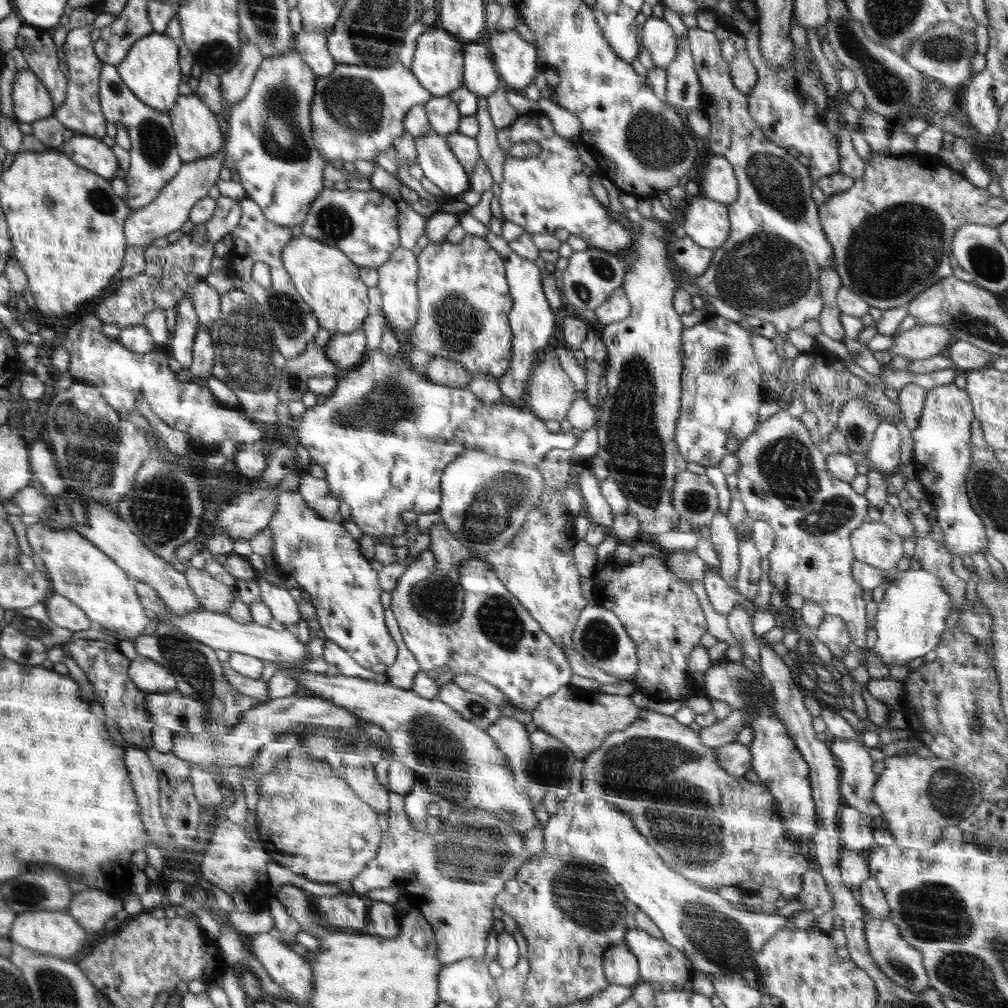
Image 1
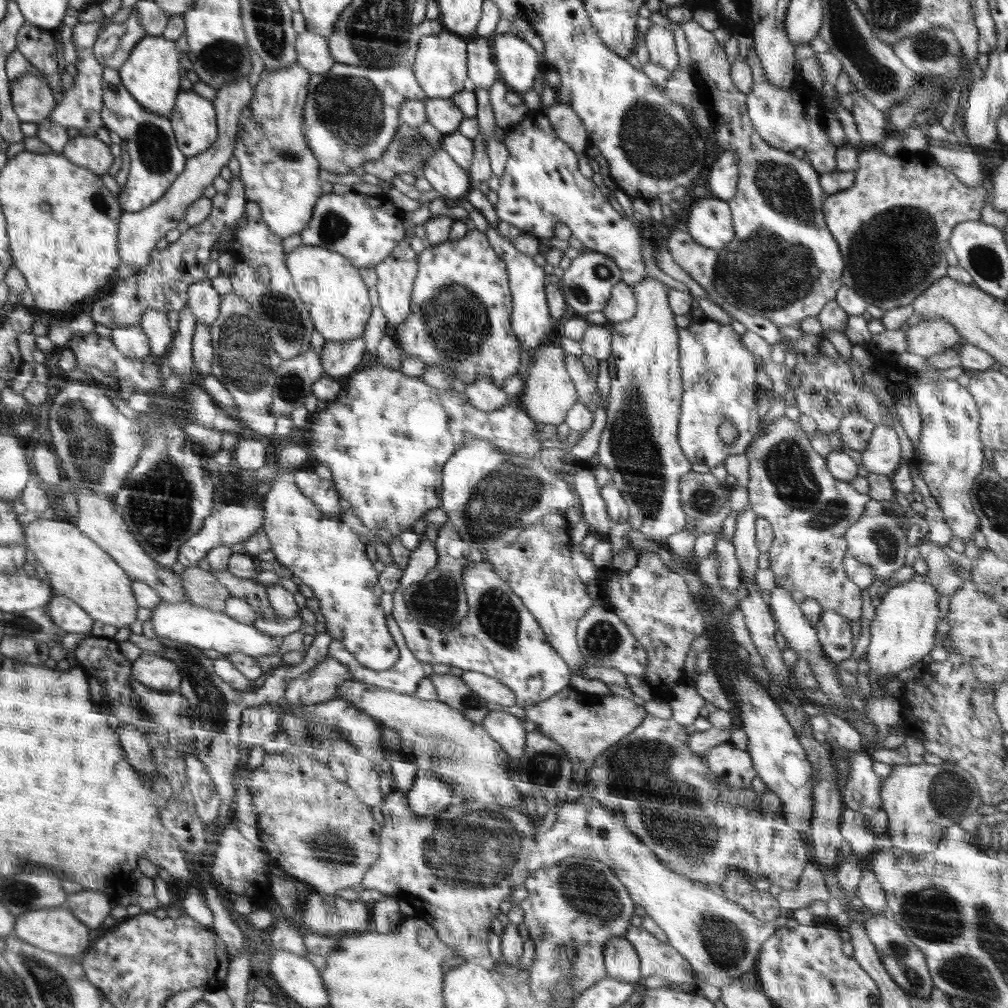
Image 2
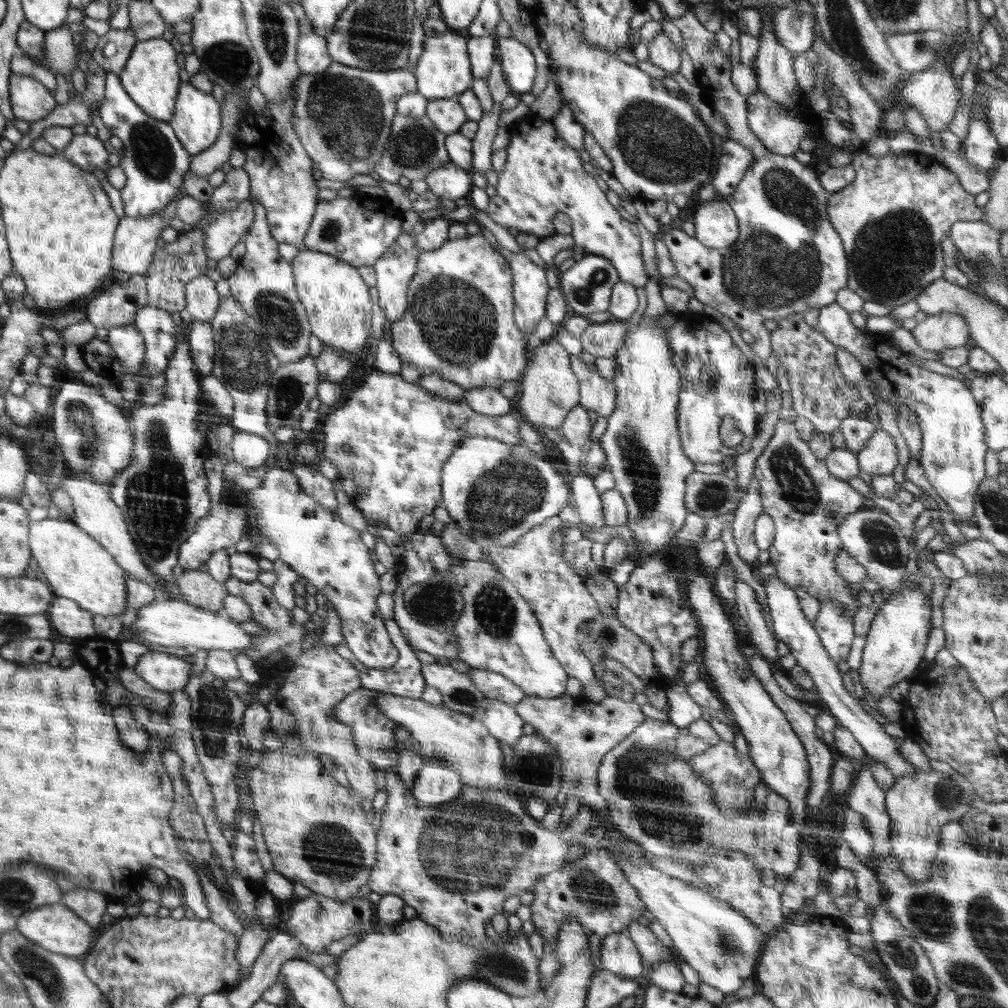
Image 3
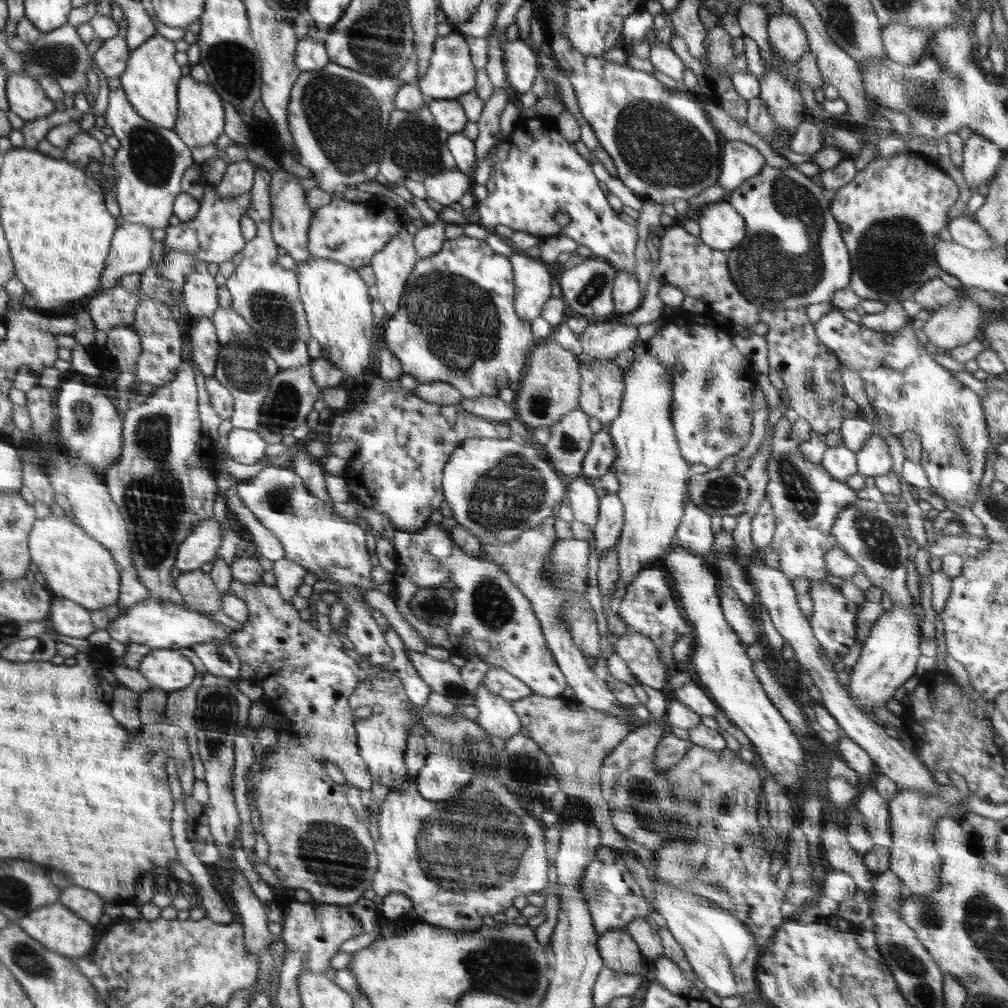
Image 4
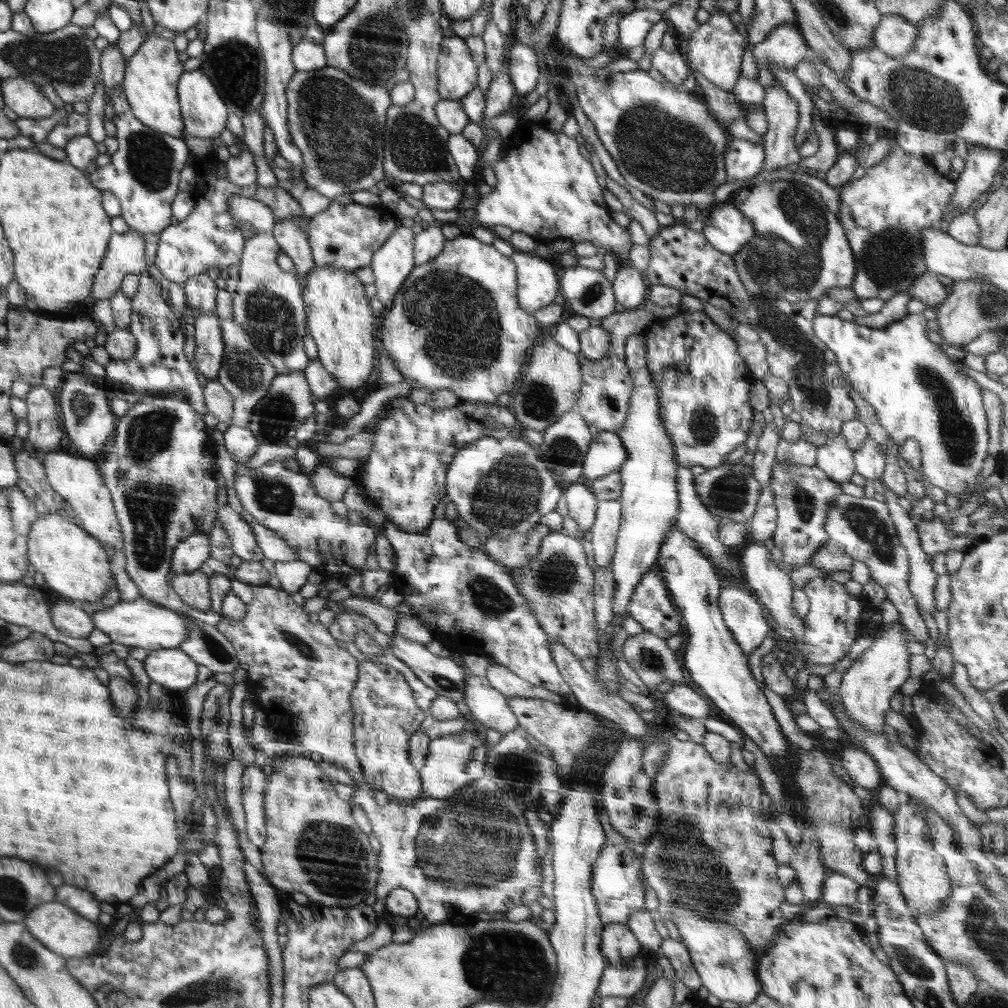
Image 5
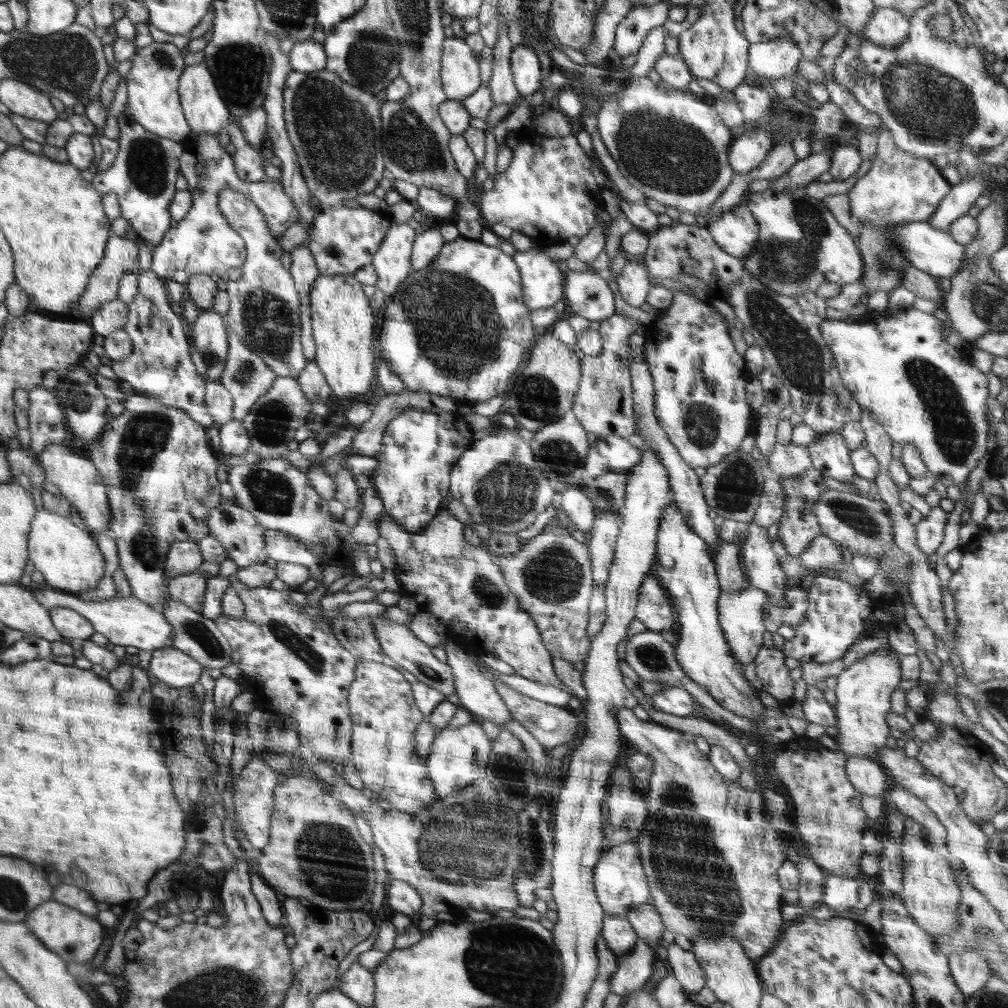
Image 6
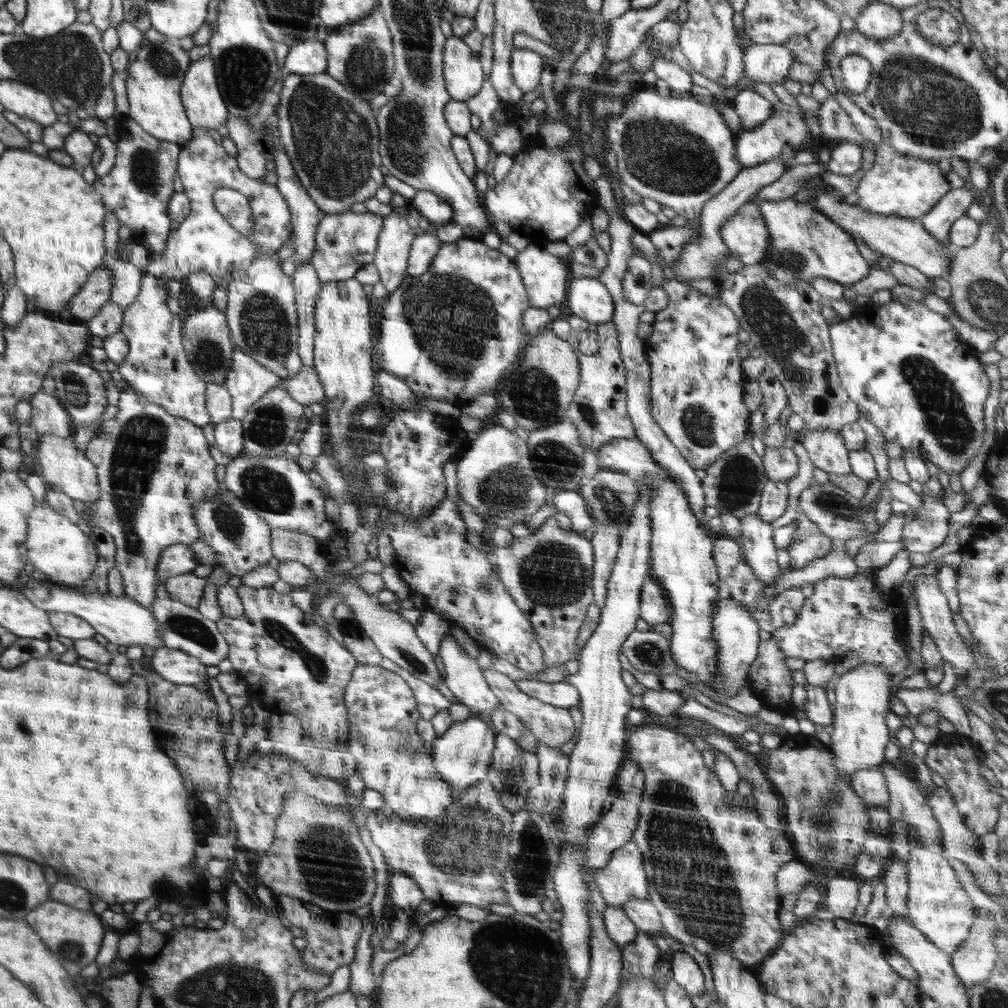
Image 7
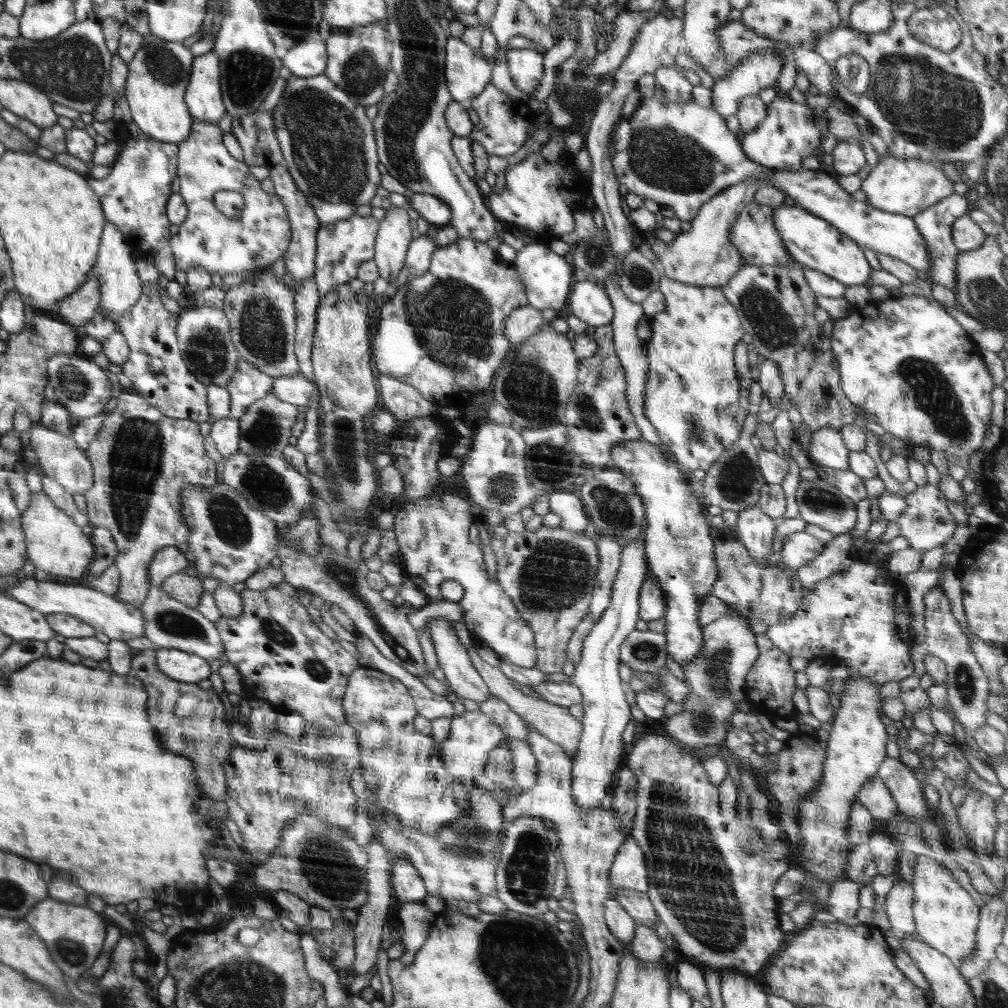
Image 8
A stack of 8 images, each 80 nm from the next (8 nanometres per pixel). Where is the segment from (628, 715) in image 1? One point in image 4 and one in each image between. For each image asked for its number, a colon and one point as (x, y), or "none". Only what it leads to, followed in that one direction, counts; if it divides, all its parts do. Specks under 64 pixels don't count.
2: (585, 725)
3: (582, 732)
4: (577, 738)

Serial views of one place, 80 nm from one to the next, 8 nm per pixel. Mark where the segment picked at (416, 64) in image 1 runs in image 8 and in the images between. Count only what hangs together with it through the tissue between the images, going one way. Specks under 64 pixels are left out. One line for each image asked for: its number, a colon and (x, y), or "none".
2: (440, 67)
3: (443, 70)
4: (450, 73)
5: (456, 71)
6: (460, 75)
7: (462, 71)
8: (467, 71)

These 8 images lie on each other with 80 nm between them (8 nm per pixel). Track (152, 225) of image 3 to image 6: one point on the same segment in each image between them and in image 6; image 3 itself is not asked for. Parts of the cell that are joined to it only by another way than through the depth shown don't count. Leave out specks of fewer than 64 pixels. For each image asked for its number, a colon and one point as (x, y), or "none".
4: (132, 251)
5: (125, 255)
6: (121, 257)

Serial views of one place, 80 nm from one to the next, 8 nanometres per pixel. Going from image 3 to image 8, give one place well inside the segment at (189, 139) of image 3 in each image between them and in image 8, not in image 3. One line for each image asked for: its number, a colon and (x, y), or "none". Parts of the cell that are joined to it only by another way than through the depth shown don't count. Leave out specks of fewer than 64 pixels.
4: (201, 117)
5: (204, 114)
6: (205, 111)
7: (202, 100)
8: (203, 96)

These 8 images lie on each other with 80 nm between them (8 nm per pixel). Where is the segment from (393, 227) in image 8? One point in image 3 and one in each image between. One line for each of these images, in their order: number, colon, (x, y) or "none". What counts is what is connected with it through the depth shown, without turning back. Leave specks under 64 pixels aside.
3: (394, 270)
4: (392, 266)
5: (392, 262)
6: (392, 261)
7: (394, 242)

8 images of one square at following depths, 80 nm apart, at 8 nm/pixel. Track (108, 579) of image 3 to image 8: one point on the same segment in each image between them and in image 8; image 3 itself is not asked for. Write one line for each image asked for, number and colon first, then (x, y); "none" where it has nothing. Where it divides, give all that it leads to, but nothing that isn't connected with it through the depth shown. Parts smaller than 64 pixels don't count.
4: (75, 565)
5: (75, 565)
6: (70, 560)
7: (58, 548)
8: (55, 545)

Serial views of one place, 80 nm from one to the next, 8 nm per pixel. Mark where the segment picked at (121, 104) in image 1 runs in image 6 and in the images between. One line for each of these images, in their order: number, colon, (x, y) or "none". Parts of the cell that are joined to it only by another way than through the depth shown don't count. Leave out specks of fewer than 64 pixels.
2: (155, 161)
3: (154, 162)
4: (151, 160)
5: (143, 174)
6: (142, 176)

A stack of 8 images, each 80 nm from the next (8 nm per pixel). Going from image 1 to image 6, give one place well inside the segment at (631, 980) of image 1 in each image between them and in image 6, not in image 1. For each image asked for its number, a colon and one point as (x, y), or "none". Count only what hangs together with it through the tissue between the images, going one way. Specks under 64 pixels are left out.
2: (621, 961)
3: (619, 955)
4: (619, 952)
5: (619, 946)
6: (618, 933)

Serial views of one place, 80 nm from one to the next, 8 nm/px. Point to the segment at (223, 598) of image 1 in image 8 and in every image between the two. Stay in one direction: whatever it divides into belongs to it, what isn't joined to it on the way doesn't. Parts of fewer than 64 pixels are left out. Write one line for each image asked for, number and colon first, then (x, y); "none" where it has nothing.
2: (203, 588)
3: (199, 588)
4: (200, 593)
5: (192, 587)
6: (190, 588)
7: (187, 588)
8: (180, 586)

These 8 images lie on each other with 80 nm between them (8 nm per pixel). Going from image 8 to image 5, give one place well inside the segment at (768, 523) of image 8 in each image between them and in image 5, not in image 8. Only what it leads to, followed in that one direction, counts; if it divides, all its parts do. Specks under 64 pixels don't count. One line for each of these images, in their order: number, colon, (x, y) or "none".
5: (773, 585)
6: (763, 568)
7: (756, 540)

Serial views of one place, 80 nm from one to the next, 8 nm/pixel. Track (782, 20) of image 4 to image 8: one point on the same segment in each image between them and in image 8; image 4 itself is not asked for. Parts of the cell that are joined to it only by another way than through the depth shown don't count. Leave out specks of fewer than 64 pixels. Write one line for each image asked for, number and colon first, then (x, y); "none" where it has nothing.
5: (784, 45)
6: (778, 58)
7: (769, 63)
8: (762, 69)

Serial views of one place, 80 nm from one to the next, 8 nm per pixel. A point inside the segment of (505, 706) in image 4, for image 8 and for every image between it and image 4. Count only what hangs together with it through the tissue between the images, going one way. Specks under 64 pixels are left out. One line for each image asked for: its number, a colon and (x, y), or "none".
5: (489, 709)
6: (477, 693)
7: (464, 678)
8: (465, 683)

